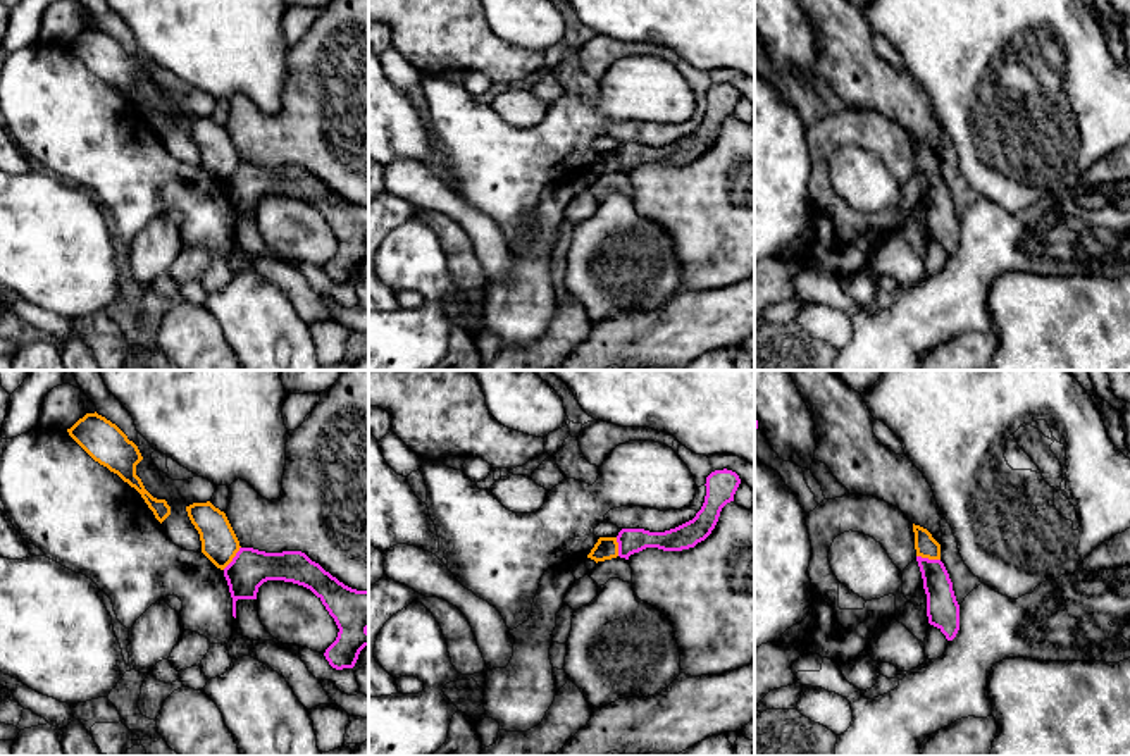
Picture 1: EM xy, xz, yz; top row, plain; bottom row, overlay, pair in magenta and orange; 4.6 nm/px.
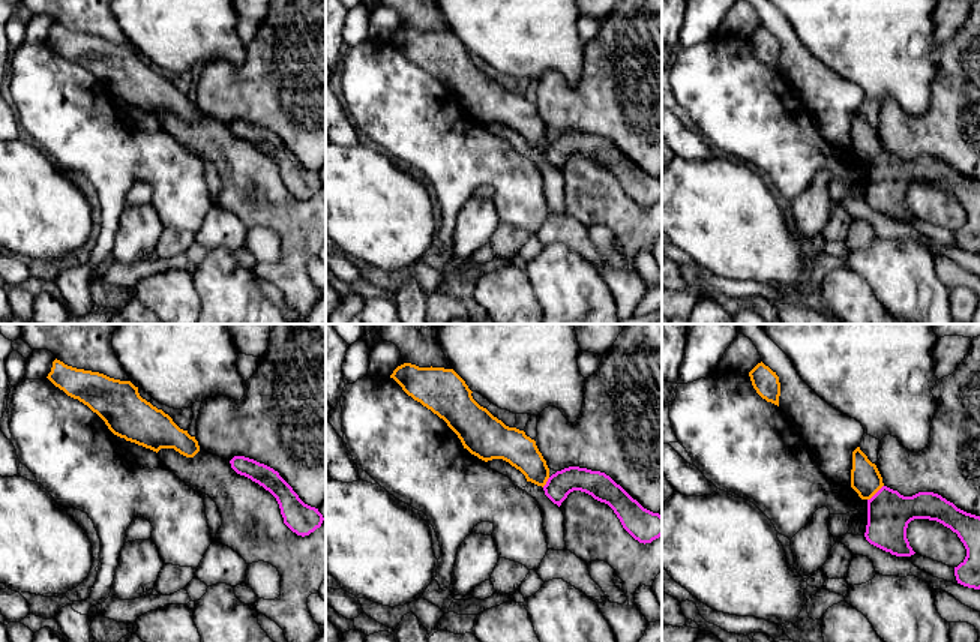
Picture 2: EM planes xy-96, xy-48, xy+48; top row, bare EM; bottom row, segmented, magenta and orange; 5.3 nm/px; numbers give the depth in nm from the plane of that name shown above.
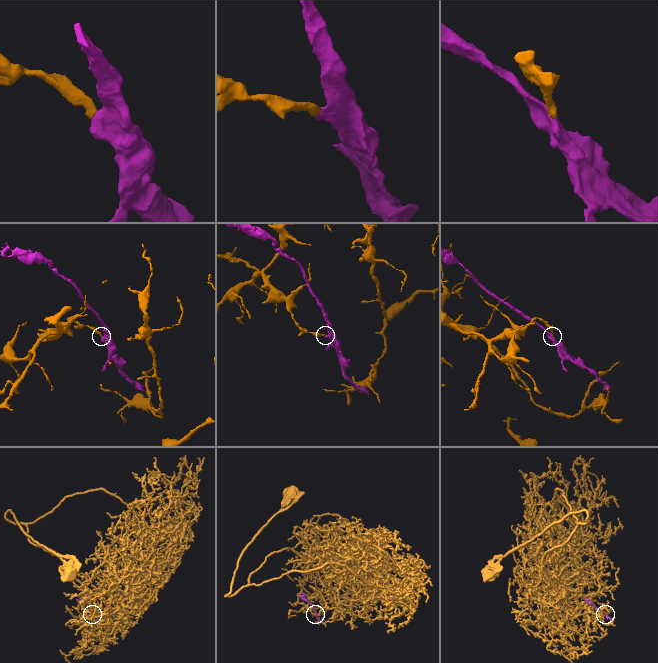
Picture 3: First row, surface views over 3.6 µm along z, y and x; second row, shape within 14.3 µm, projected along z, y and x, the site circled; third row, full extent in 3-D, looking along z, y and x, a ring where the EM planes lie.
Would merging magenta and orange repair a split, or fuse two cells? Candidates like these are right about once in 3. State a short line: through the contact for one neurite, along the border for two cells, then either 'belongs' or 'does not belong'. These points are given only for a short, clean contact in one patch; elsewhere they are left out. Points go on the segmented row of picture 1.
line yz (917, 555), (939, 560); does not belong

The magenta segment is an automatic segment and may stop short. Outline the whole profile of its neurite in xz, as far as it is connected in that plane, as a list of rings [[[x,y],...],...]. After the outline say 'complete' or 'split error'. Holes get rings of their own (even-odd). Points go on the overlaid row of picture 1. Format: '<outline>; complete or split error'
[[[715,470],[706,477],[706,496],[696,517],[675,529],[665,532],[649,532],[644,529],[622,529],[617,536],[618,556],[629,560],[630,555],[646,548],[663,551],[682,551],[705,541],[715,529],[722,508],[734,501],[741,479],[732,470]]]; complete

